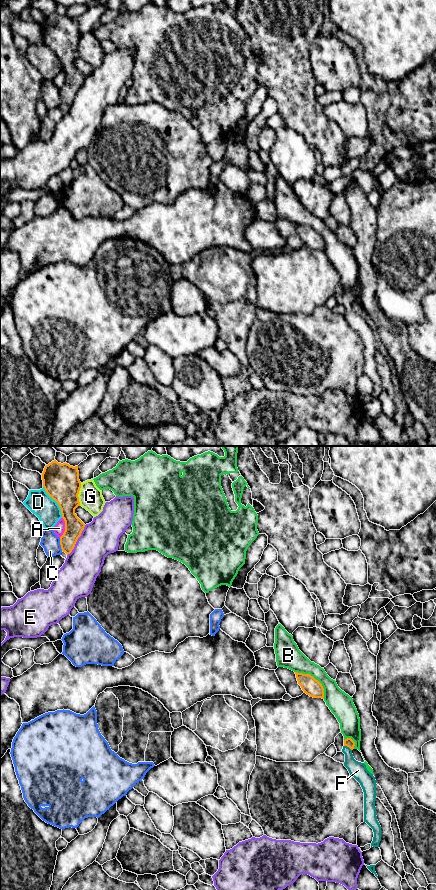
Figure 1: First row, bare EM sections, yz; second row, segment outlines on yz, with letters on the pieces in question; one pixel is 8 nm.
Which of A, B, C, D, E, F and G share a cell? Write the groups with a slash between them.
A / B / C / D / E / F / G

